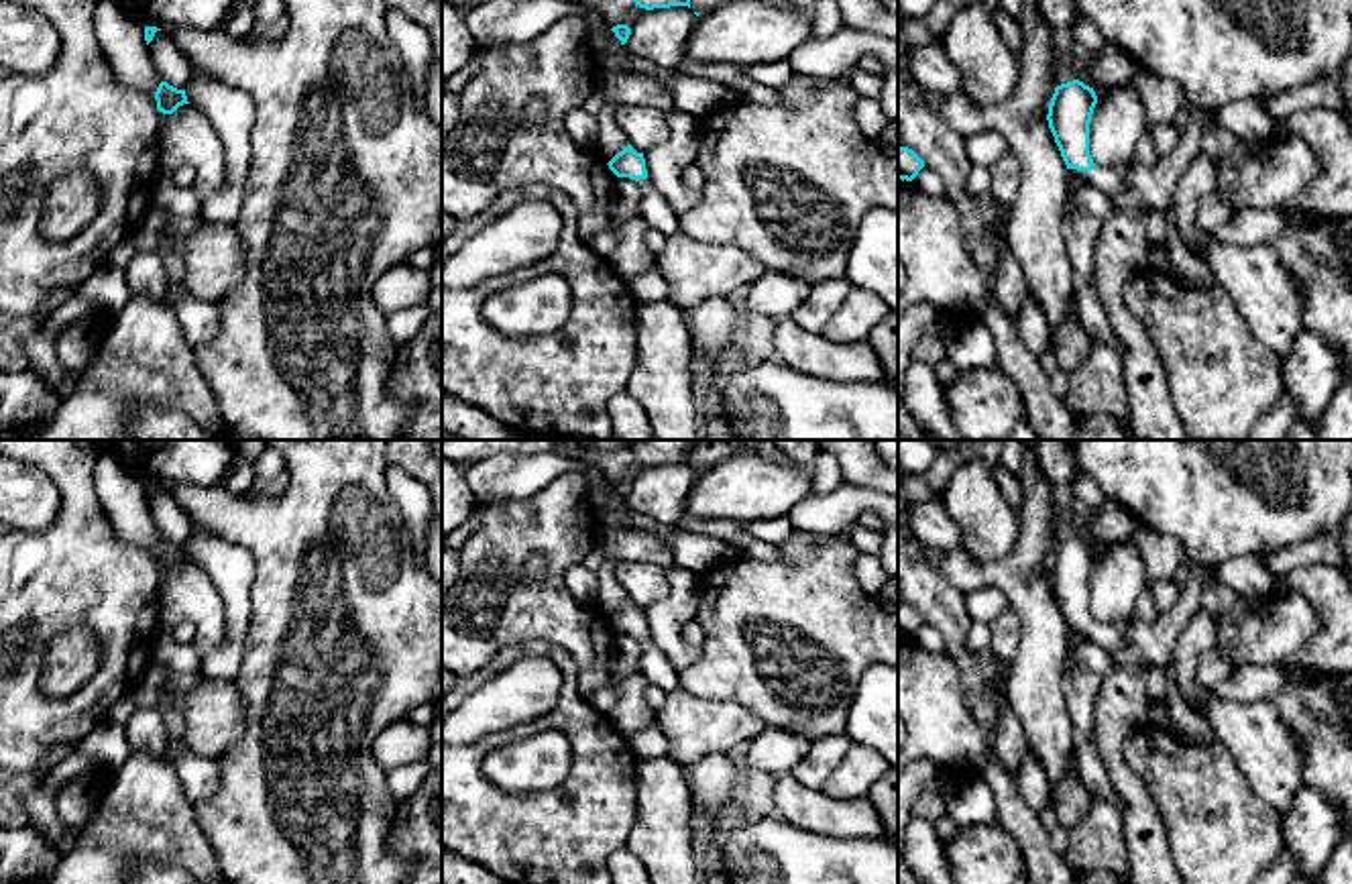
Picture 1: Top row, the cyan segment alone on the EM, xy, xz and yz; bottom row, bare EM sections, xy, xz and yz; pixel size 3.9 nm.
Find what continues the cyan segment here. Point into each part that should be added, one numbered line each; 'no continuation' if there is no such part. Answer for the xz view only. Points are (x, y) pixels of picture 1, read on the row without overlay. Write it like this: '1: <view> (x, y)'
1: xz (656, 669)

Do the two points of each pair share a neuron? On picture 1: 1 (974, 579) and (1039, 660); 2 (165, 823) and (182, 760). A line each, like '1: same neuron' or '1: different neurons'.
1: same neuron
2: different neurons

